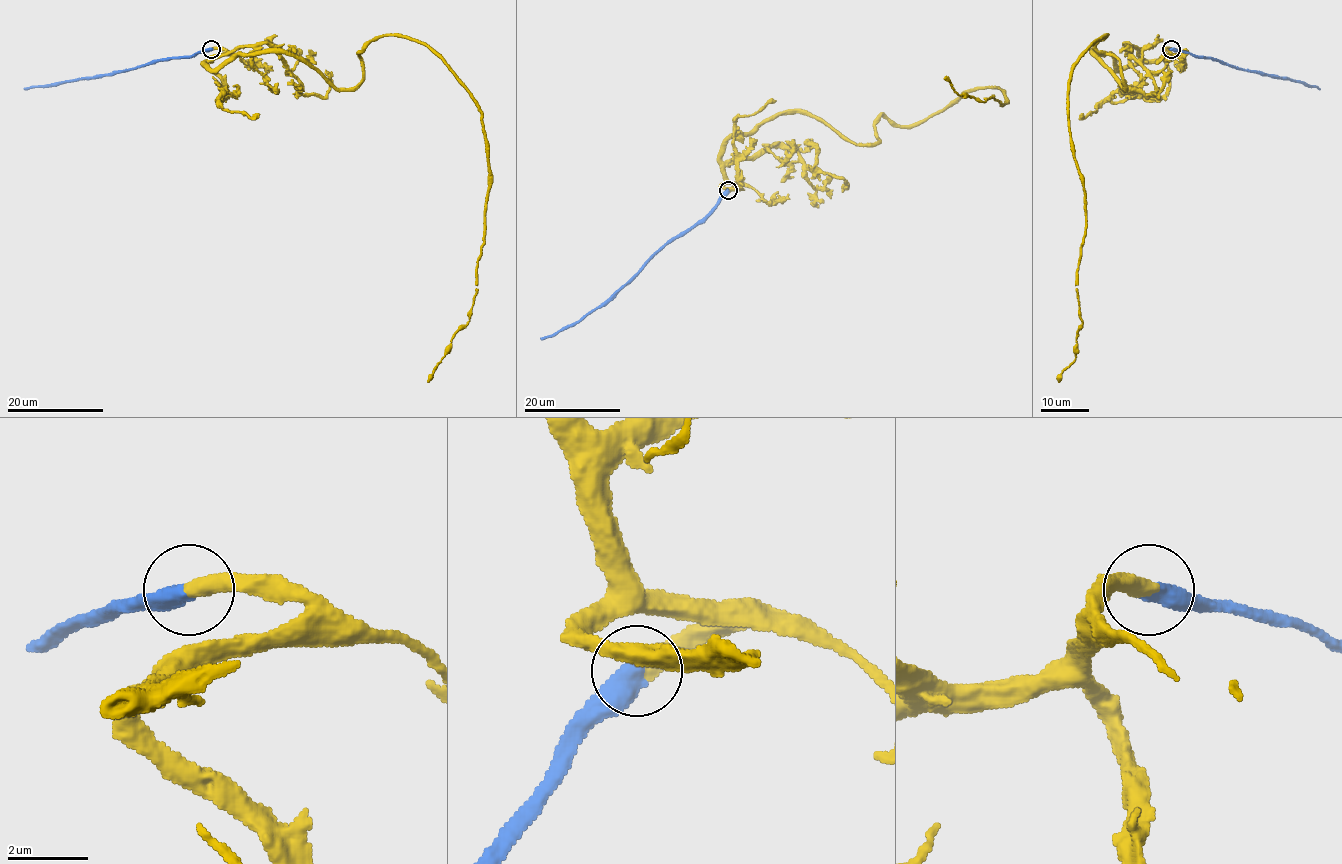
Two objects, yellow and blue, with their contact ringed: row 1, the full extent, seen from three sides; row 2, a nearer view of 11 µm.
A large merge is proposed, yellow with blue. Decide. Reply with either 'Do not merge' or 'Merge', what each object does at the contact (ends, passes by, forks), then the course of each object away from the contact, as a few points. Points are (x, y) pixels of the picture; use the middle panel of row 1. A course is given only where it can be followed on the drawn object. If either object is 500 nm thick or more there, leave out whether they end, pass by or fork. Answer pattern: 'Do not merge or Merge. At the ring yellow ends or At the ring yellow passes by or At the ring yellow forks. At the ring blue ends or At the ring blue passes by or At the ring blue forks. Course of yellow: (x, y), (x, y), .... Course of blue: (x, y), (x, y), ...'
Merge. Course of yellow: (728, 191), (723, 145), (780, 114), (871, 145), (880, 116), (918, 125), (982, 88), (1005, 102), (944, 78). Course of blue: (728, 191), (703, 218), (671, 238), (600, 305), (578, 321), (541, 339)

